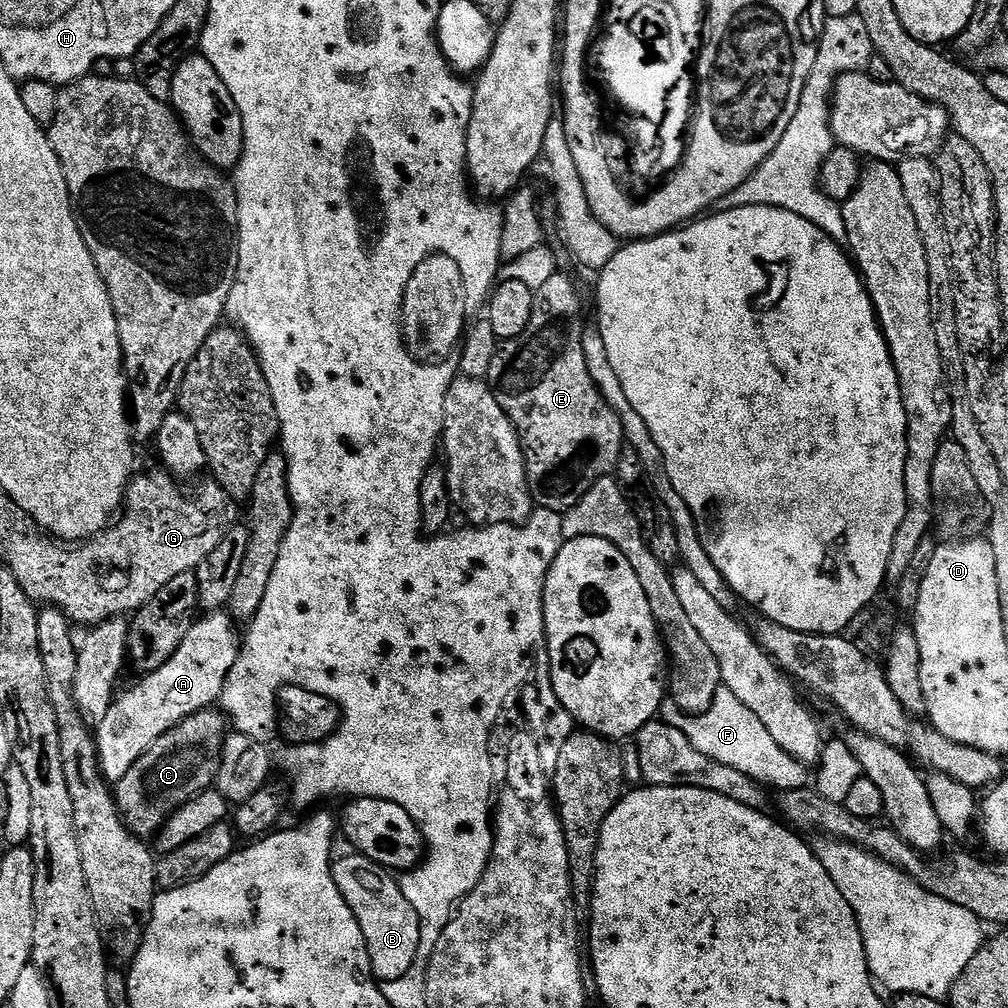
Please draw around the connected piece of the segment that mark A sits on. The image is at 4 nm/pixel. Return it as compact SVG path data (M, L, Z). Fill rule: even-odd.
M227 611L210 612L201 615L196 623L192 625L190 634L182 638L182 646L158 670L147 673L140 681L133 686L129 692L124 692L113 699L112 704L99 717L100 725L95 725L94 735L96 737L96 758L98 761L98 772L105 781L115 782L126 778L130 766L166 734L178 722L190 718L196 712L202 712L211 709L217 703L224 689L224 684L228 677L233 675L236 659L242 656L242 640L238 635L236 637L237 625L234 623L231 615Z

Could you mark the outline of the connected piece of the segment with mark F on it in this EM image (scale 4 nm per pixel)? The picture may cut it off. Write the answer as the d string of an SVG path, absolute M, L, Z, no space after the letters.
M720 687L714 694L710 710L700 712L697 716L689 716L671 698L665 699L662 719L670 726L677 727L693 744L694 750L722 766L741 771L767 789L776 788L780 792L789 792L809 783L809 769L790 754L786 754L786 750L782 750L782 746L778 746L778 742L770 738L770 730L766 730L766 726L758 722L757 716L748 707L742 706L742 702L738 702L738 698L734 698L728 688Z

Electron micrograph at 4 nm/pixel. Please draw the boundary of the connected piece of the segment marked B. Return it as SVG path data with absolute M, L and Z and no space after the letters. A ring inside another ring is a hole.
M359 854L344 856L332 866L334 886L342 894L346 906L358 918L358 926L362 926L362 934L366 938L366 946L370 954L372 974L377 981L402 978L410 966L414 966L414 958L420 945L420 919L406 902L406 894L400 888L400 880L387 868L375 864L370 858Z

